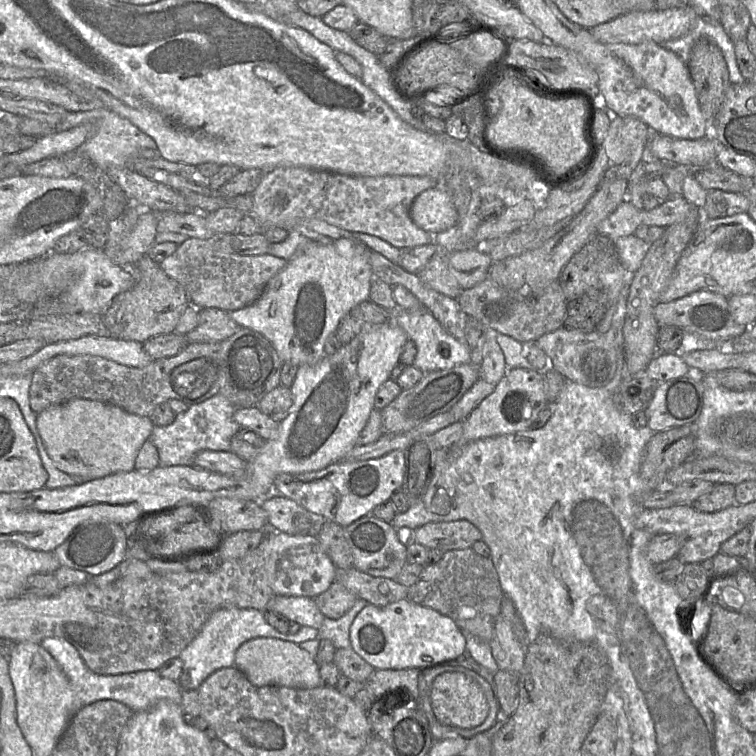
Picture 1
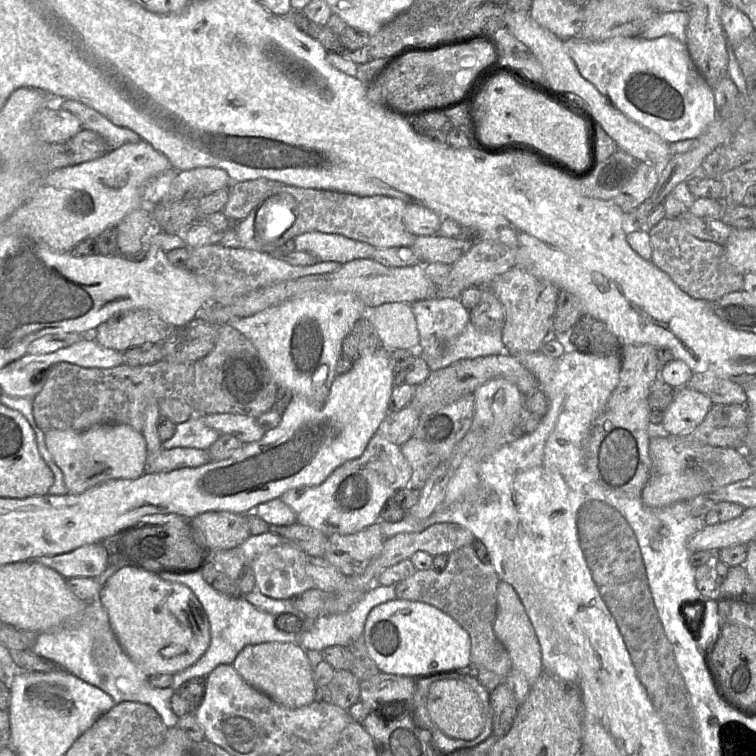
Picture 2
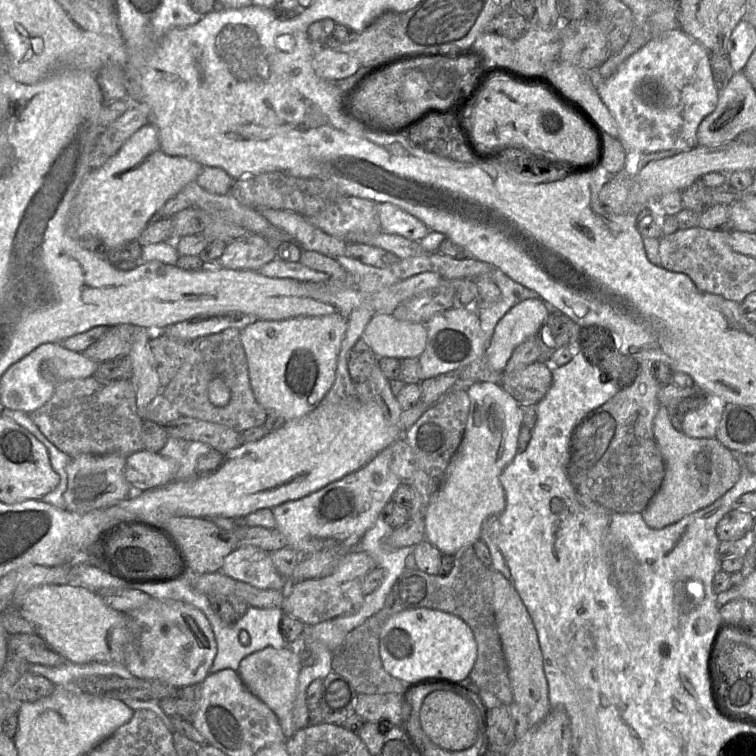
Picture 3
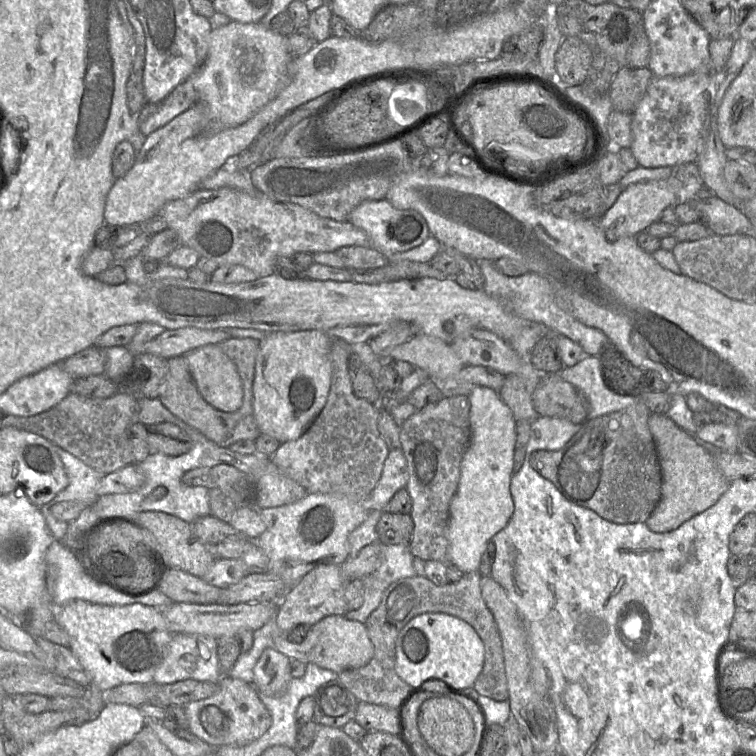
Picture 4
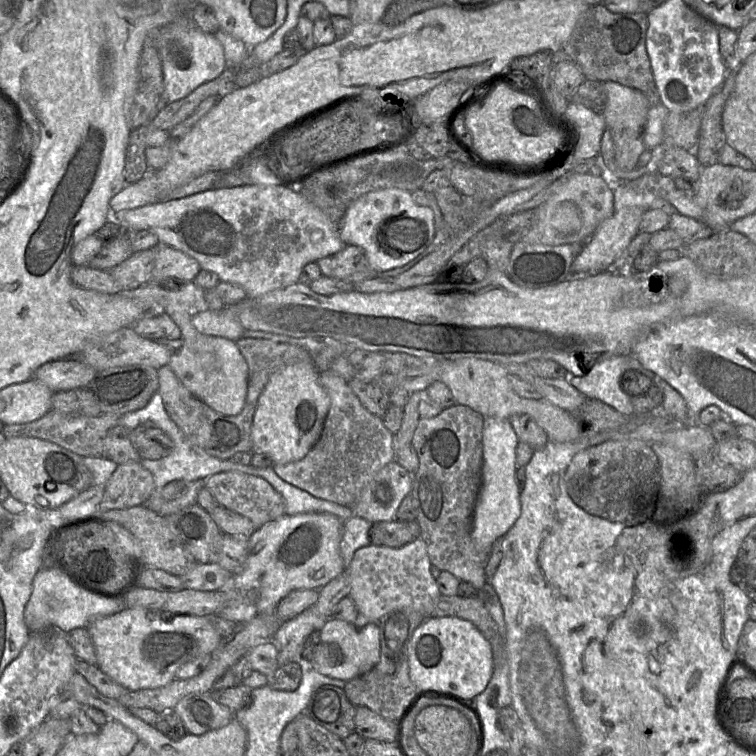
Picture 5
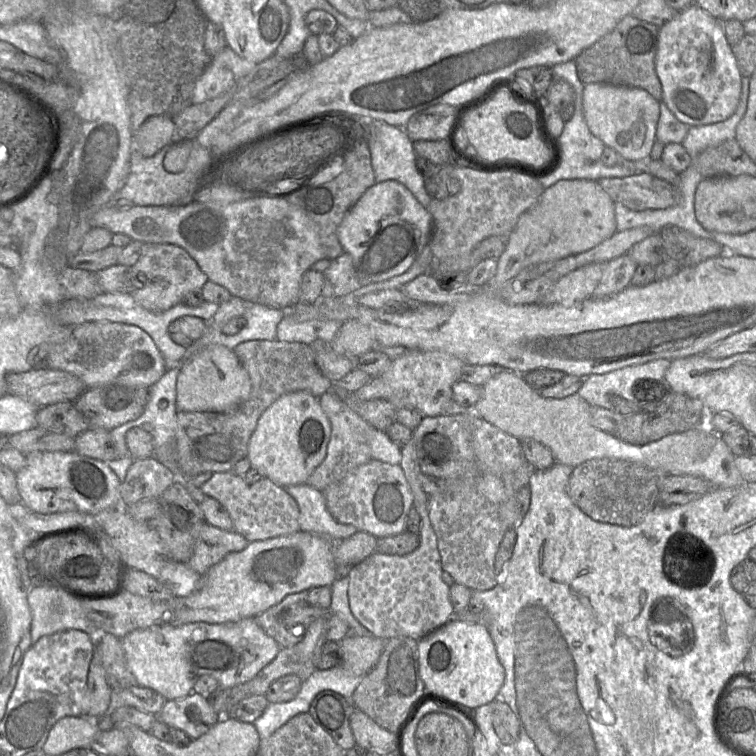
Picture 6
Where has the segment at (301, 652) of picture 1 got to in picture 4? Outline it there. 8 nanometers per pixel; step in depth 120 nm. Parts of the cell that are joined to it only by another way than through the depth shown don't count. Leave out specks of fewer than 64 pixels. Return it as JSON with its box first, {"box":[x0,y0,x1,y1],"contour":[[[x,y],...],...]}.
{"box":[252,647,292,697],"contour":[[[273,647],[263,651],[254,667],[252,684],[258,692],[271,697],[280,697],[292,680],[291,659]]]}

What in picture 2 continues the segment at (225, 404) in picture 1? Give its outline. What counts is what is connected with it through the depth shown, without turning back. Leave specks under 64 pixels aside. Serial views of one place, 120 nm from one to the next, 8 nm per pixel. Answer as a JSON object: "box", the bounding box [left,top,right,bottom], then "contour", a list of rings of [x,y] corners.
{"box":[162,414,221,450],"contour":[[[194,414],[187,421],[177,424],[173,436],[162,442],[165,449],[174,448],[197,448],[207,450],[221,434],[208,427],[200,418]]]}

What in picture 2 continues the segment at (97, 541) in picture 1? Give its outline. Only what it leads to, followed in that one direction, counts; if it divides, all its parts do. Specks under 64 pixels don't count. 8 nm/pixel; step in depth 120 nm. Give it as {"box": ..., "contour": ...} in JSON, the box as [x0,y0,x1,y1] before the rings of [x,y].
{"box":[34,543,110,579],"contour":[[[103,543],[87,544],[71,552],[41,556],[34,560],[54,569],[65,579],[95,578],[110,565],[110,555]]]}

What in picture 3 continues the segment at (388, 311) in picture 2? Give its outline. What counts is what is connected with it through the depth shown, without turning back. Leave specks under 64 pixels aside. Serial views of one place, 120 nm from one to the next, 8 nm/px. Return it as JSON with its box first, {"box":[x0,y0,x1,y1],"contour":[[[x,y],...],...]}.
{"box":[362,314,425,358],"contour":[[[375,314],[362,335],[378,358],[418,358],[425,350],[424,324],[402,321],[392,314]]]}

